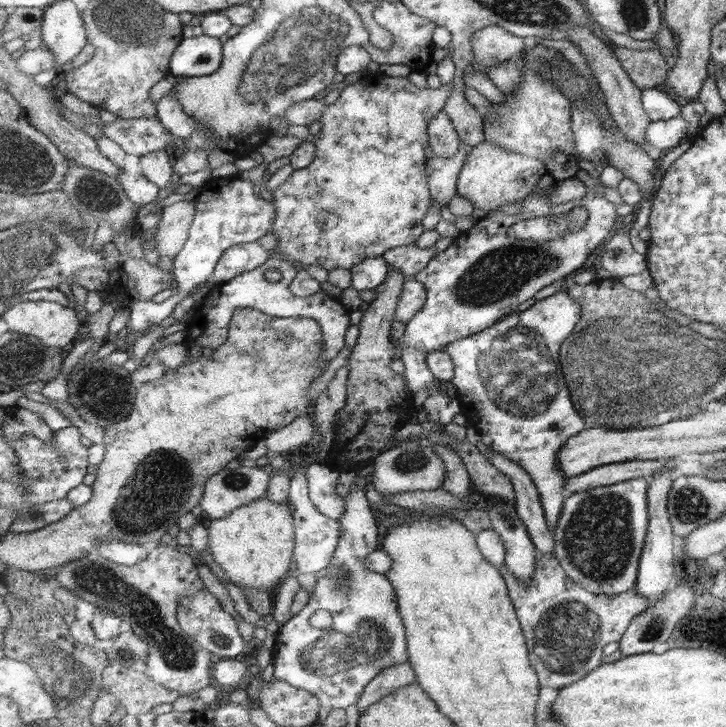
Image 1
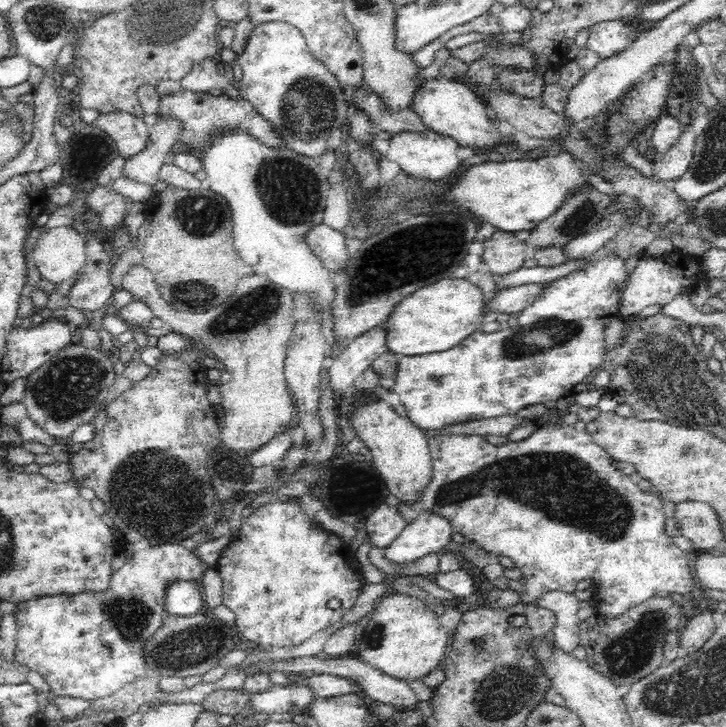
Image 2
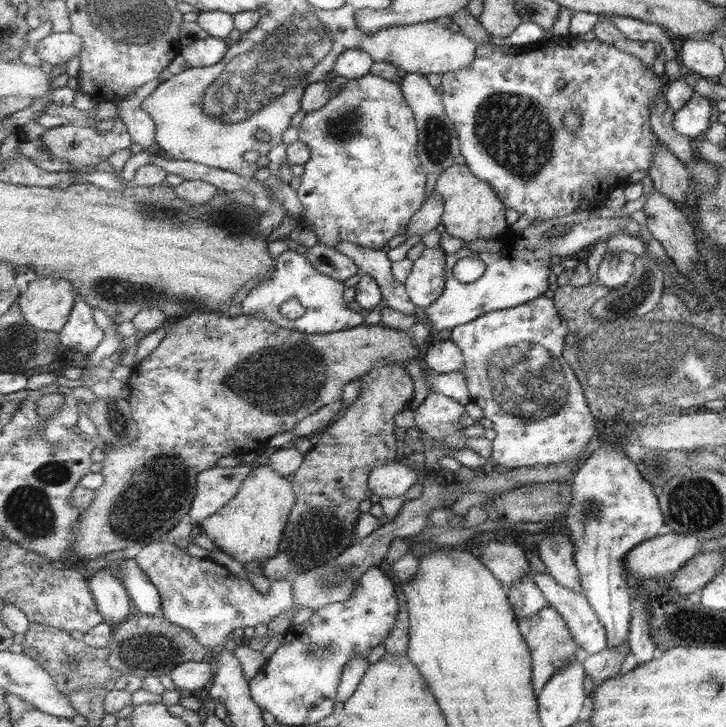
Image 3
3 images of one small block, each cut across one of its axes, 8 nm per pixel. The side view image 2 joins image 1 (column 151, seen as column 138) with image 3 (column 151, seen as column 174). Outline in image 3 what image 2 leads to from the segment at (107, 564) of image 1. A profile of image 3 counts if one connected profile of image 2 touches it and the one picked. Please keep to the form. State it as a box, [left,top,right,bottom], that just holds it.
[135,541,294,656]

